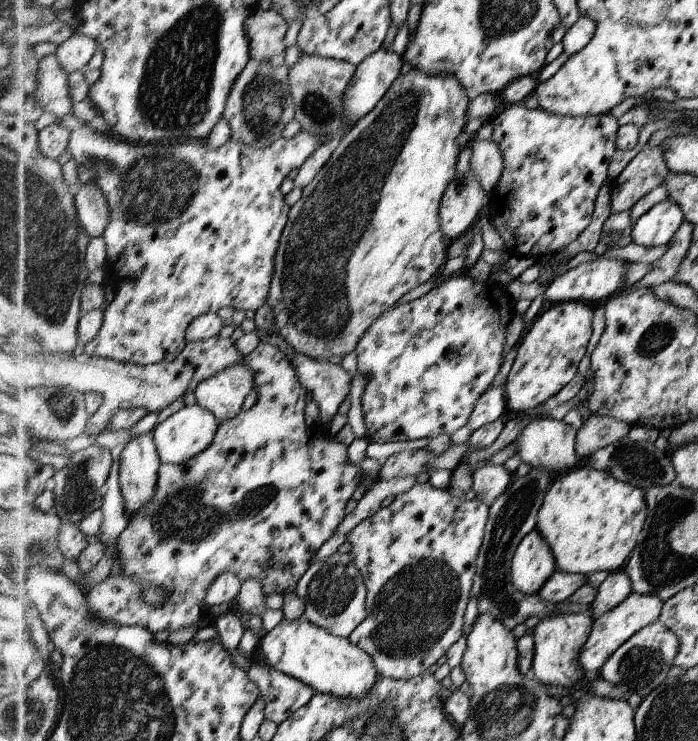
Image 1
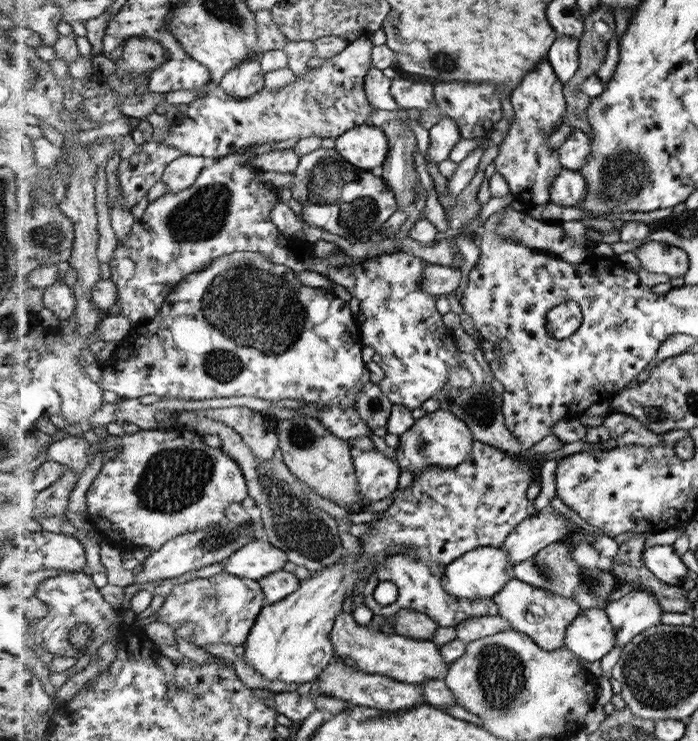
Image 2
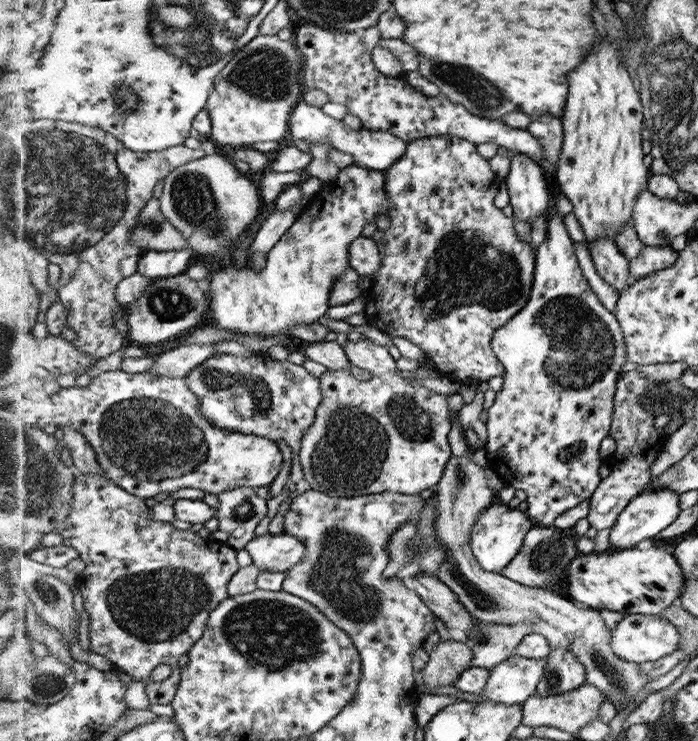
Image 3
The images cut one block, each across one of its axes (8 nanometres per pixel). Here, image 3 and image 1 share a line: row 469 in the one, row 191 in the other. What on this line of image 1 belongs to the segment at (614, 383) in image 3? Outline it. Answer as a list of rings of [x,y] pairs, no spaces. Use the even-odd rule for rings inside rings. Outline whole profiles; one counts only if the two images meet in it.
[[[524,102],[502,105],[490,120],[494,124],[491,139],[498,144],[504,164],[496,188],[488,194],[494,210],[492,226],[504,240],[506,250],[516,257],[533,257],[538,261],[544,254],[554,256],[574,242],[592,220],[594,202],[616,152],[618,122],[611,113],[576,118],[556,116],[540,107],[528,109]]]

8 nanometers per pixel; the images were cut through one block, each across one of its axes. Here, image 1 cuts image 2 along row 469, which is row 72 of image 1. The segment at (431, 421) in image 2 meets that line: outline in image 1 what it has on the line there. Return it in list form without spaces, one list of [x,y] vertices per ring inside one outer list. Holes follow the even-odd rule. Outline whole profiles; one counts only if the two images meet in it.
[[[413,68],[406,74],[400,73],[396,78],[396,84],[392,84],[392,92],[388,92],[388,96],[382,96],[380,102],[363,116],[348,134],[344,134],[344,138],[337,143],[337,147],[332,151],[326,164],[316,173],[314,180],[302,189],[302,197],[288,211],[288,220],[274,256],[274,276],[267,298],[267,303],[274,314],[276,334],[282,336],[295,352],[321,361],[340,360],[340,356],[345,356],[359,347],[368,330],[372,328],[372,324],[376,324],[376,320],[384,316],[385,310],[398,302],[402,296],[408,296],[408,292],[412,292],[412,289],[420,284],[428,284],[428,280],[440,265],[446,263],[449,246],[444,242],[439,208],[442,206],[444,192],[447,192],[448,186],[456,176],[456,162],[460,156],[458,134],[466,124],[466,110],[468,110],[468,94],[460,86],[460,81],[456,80],[454,74],[428,76],[418,68]],[[358,220],[364,222],[370,220],[368,226],[374,226],[374,230],[362,226],[364,222]],[[358,246],[368,246],[368,250],[358,252]]]

